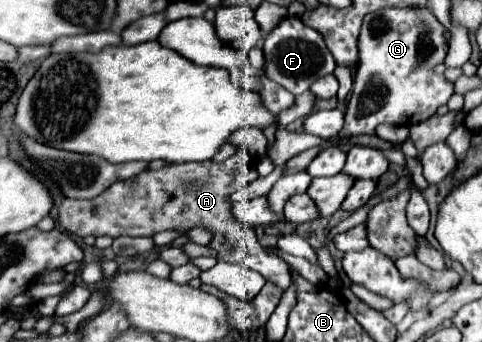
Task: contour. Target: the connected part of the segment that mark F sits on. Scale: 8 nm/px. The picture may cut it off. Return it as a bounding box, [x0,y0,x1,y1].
[263,19,335,95]

